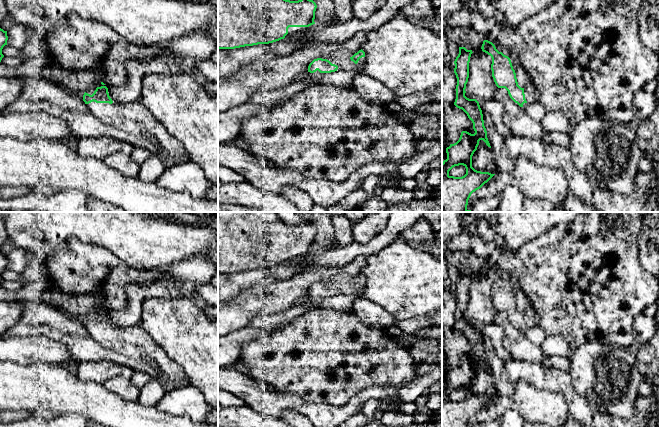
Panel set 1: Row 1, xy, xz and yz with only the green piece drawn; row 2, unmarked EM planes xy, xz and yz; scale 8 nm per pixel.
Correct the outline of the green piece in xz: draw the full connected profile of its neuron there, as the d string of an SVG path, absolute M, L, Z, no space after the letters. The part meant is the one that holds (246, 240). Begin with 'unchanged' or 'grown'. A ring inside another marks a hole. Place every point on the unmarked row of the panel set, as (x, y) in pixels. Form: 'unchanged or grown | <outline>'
grown | M218 212L218 273L269 268L304 255L315 248L316 232L316 227L308 222L286 224L276 212Z

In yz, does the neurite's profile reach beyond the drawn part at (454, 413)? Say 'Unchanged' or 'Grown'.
Grown

